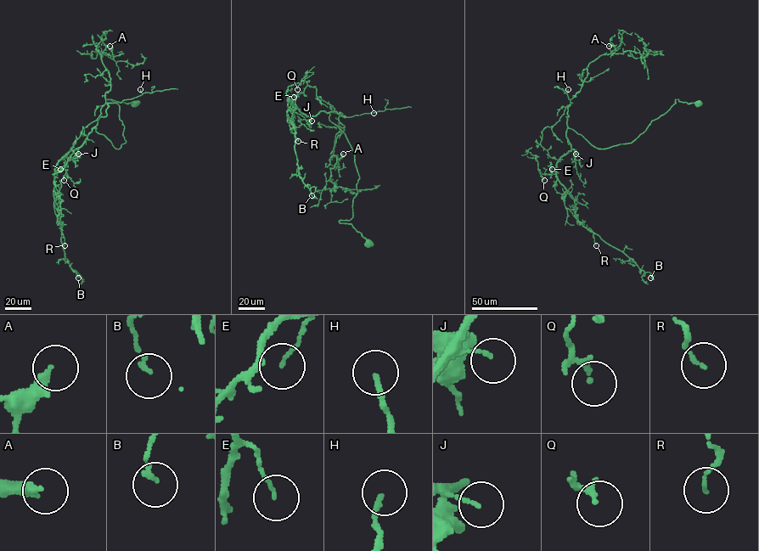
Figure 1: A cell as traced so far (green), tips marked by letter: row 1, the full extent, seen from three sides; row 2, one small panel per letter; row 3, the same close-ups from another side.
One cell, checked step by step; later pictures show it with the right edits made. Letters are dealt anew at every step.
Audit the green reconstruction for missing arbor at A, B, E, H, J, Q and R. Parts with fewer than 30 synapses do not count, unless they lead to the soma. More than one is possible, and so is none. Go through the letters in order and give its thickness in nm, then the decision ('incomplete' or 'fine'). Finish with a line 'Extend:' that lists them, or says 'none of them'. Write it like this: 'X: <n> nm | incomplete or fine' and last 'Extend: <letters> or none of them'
A: 260 nm | fine
B: 140 nm | fine
E: 90 nm | fine
H: 150 nm | incomplete
J: 100 nm | fine
Q: 150 nm | fine
R: 110 nm | fine
Extend: H

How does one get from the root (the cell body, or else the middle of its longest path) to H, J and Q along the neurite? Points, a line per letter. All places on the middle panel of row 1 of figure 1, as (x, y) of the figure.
H: (368, 243), (351, 224), (339, 221), (352, 216), (359, 176), (349, 143), (328, 113), (347, 117), (373, 113)
J: (368, 243), (351, 224), (339, 221), (352, 216), (357, 193), (352, 149), (328, 113), (321, 111), (312, 120)
Q: (368, 243), (339, 221), (357, 193), (352, 149), (328, 113), (286, 99), (297, 89)

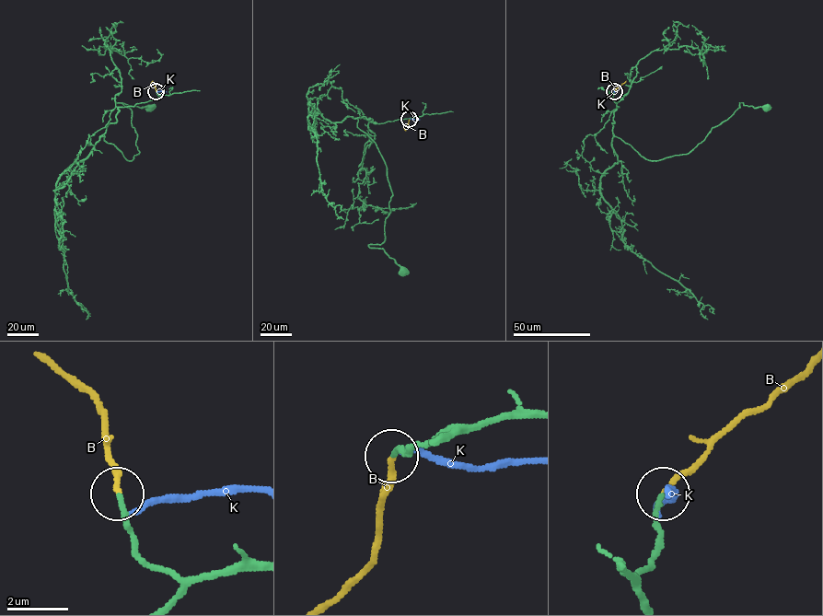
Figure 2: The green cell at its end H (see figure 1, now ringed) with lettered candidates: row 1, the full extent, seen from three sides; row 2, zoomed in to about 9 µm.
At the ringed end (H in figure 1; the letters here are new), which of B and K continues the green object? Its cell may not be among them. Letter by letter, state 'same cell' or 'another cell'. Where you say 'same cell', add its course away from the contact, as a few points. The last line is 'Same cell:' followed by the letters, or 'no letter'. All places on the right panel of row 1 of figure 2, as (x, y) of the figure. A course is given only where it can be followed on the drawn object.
B: same cell; course (614, 91), (625, 81)
K: another cell
Same cell: B

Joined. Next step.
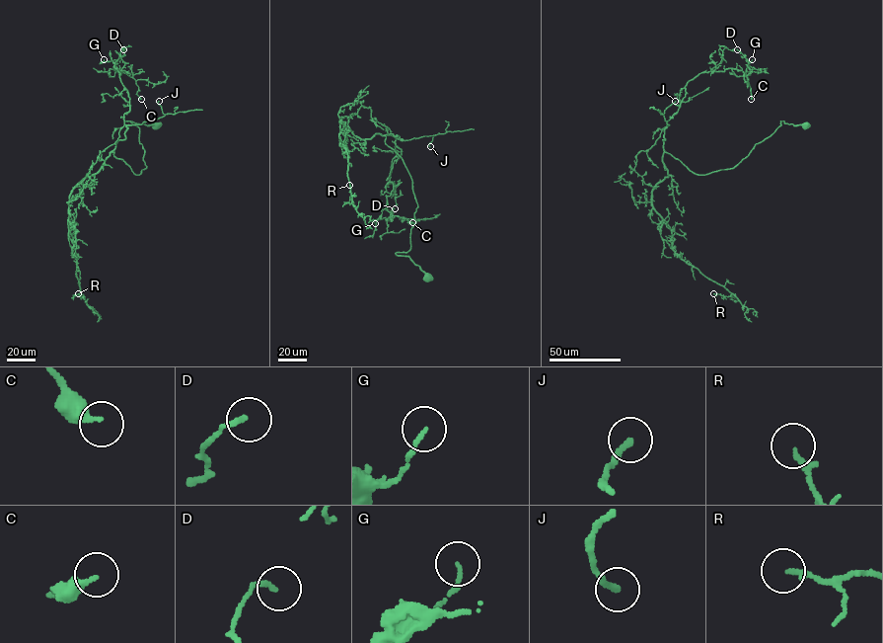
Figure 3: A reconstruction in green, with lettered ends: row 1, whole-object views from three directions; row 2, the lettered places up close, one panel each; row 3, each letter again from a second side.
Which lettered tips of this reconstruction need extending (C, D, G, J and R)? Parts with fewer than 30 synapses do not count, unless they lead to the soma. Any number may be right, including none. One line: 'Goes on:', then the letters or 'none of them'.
Goes on: J

